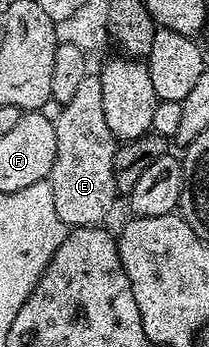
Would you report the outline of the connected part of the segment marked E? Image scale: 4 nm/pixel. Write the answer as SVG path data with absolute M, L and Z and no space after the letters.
M85 74L79 90L55 115L55 165L48 181L55 197L55 213L66 228L104 224L113 202L119 199L115 181L115 155L119 140L113 136L103 114L103 85L100 75Z

